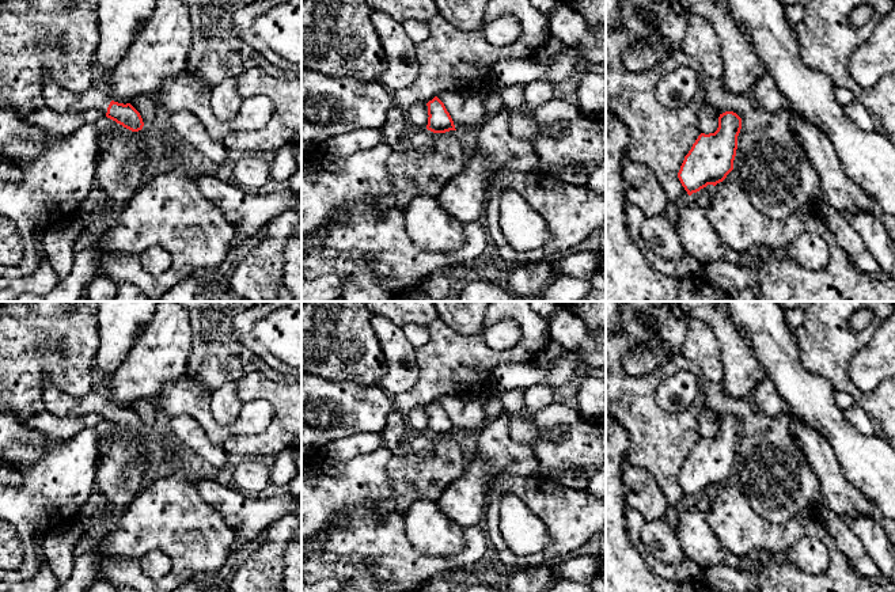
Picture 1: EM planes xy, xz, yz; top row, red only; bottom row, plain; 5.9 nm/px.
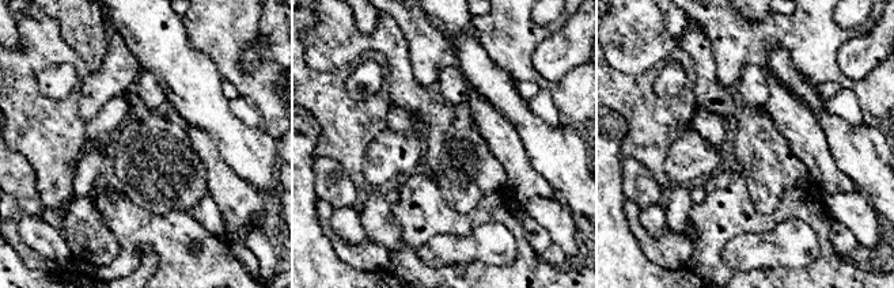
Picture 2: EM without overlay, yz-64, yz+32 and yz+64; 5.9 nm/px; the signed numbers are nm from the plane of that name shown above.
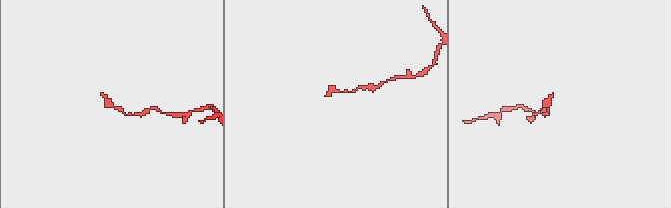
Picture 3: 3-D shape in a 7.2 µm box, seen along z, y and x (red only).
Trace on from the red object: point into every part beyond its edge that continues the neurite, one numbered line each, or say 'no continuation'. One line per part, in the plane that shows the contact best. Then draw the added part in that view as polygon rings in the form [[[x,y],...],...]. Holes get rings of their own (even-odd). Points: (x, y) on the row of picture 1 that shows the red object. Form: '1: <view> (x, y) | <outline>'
1: xy (57, 98) | [[[43,72],[42,94],[45,106],[56,113],[83,113],[96,109],[106,115],[111,102],[99,83],[92,83],[84,92],[73,92],[57,84],[48,72]]]

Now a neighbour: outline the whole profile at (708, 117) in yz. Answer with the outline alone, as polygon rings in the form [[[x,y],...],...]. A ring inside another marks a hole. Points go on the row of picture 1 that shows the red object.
[[[704,102],[704,106],[699,109],[698,113],[701,133],[714,133],[718,128],[718,117],[720,115],[714,111],[710,105],[706,105]]]

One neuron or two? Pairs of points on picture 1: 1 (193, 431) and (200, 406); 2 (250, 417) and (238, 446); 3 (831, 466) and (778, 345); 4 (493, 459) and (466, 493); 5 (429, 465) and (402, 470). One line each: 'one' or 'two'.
1: two
2: two
3: two
4: one
5: one

